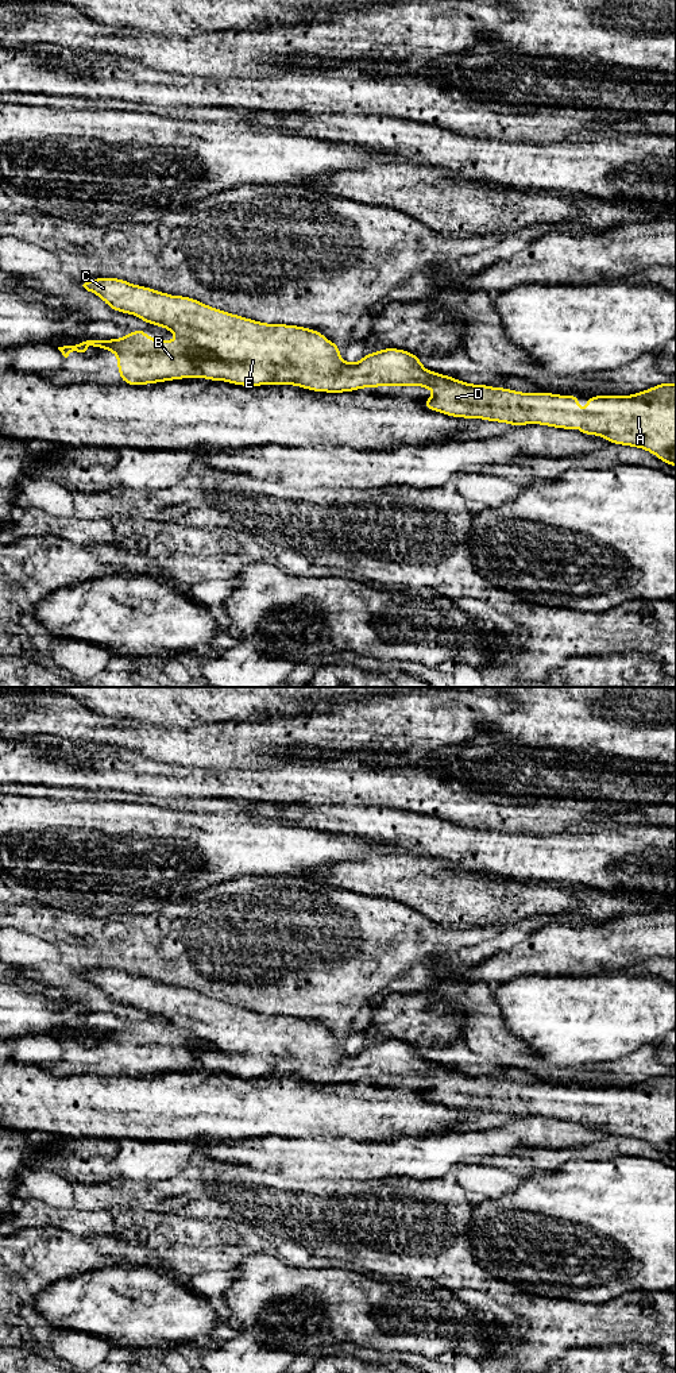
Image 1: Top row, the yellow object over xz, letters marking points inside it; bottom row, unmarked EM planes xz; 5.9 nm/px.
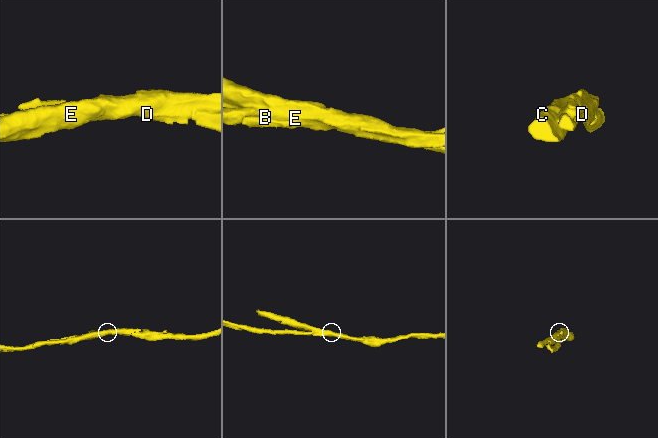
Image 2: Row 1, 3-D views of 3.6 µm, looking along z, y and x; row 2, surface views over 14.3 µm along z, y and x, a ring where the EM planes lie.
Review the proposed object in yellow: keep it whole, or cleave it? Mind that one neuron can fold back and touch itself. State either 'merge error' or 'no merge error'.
merge error

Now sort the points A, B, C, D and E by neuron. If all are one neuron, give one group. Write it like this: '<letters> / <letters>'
A C D E / B

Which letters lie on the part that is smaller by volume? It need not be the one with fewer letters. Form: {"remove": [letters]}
{"remove": ["B"]}

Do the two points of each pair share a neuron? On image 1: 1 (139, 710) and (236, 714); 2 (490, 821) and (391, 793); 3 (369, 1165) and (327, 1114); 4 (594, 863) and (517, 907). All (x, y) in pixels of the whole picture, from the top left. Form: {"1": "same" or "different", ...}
{"1": "same", "2": "same", "3": "different", "4": "different"}

